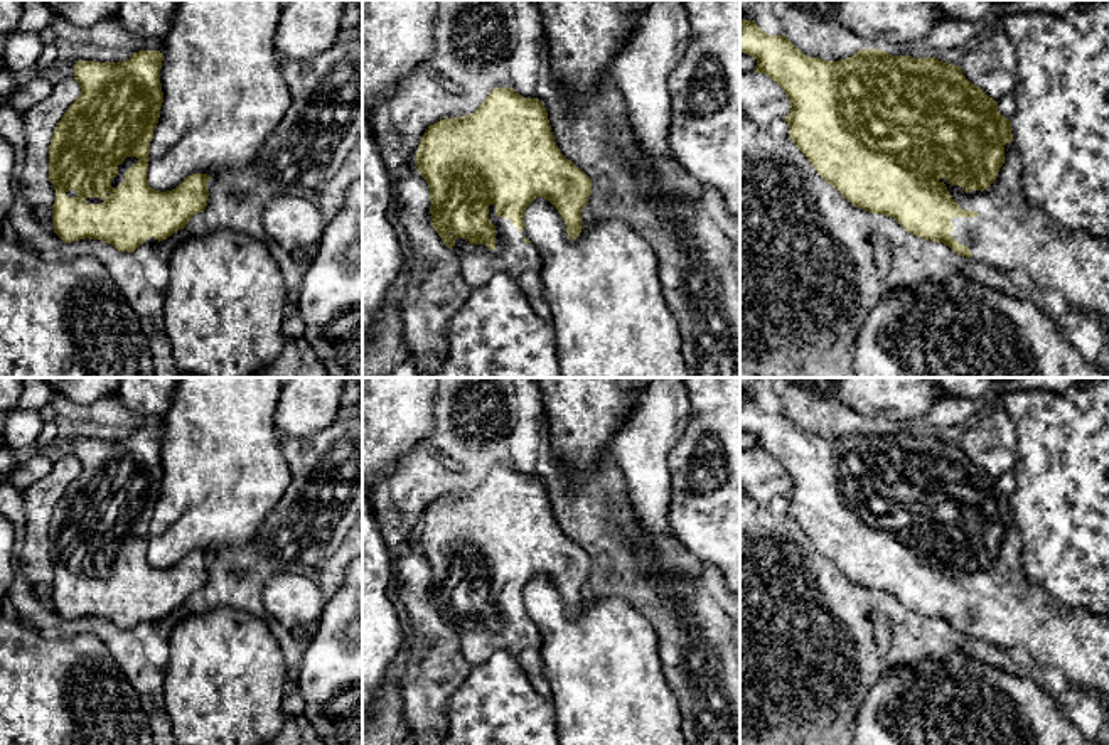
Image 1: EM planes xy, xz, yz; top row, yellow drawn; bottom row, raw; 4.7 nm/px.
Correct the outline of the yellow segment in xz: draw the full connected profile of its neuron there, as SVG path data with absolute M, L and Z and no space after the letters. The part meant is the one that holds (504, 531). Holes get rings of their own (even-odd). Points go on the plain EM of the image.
M494 465L474 490L430 502L420 519L415 541L430 565L431 603L457 630L460 652L467 662L472 667L480 666L494 652L506 649L534 683L536 691L551 696L543 674L541 634L524 608L524 588L536 575L544 575L561 592L568 615L576 617L583 607L581 588L592 571L592 556L558 526L544 482L538 475L521 474L512 465Z

